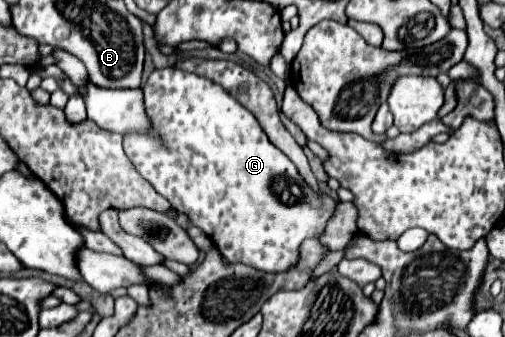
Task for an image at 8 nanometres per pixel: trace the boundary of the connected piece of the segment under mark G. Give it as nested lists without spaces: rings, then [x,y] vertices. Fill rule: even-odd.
[[[166,67],[166,69],[156,69],[150,77],[148,77],[148,83],[144,85],[144,105],[146,105],[146,113],[152,121],[152,129],[148,135],[126,135],[124,137],[124,151],[128,155],[128,159],[134,163],[136,171],[162,195],[170,201],[170,205],[176,209],[176,211],[184,211],[190,215],[192,219],[192,225],[202,229],[212,241],[216,241],[216,245],[220,247],[220,251],[224,253],[224,257],[230,261],[230,263],[244,263],[244,265],[252,265],[254,269],[260,269],[264,273],[284,273],[292,267],[298,265],[300,261],[300,245],[304,239],[310,239],[310,237],[318,237],[320,233],[324,233],[326,229],[326,223],[328,219],[332,219],[338,203],[336,199],[332,199],[330,195],[326,193],[318,193],[314,189],[308,189],[308,183],[298,175],[298,169],[296,165],[280,151],[276,149],[270,139],[266,137],[266,133],[262,131],[260,123],[256,121],[256,117],[246,109],[242,107],[232,95],[228,95],[220,85],[212,83],[210,79],[204,79],[204,77],[198,77],[194,73],[186,73],[186,71],[180,71],[180,69],[172,69],[172,67]]]

